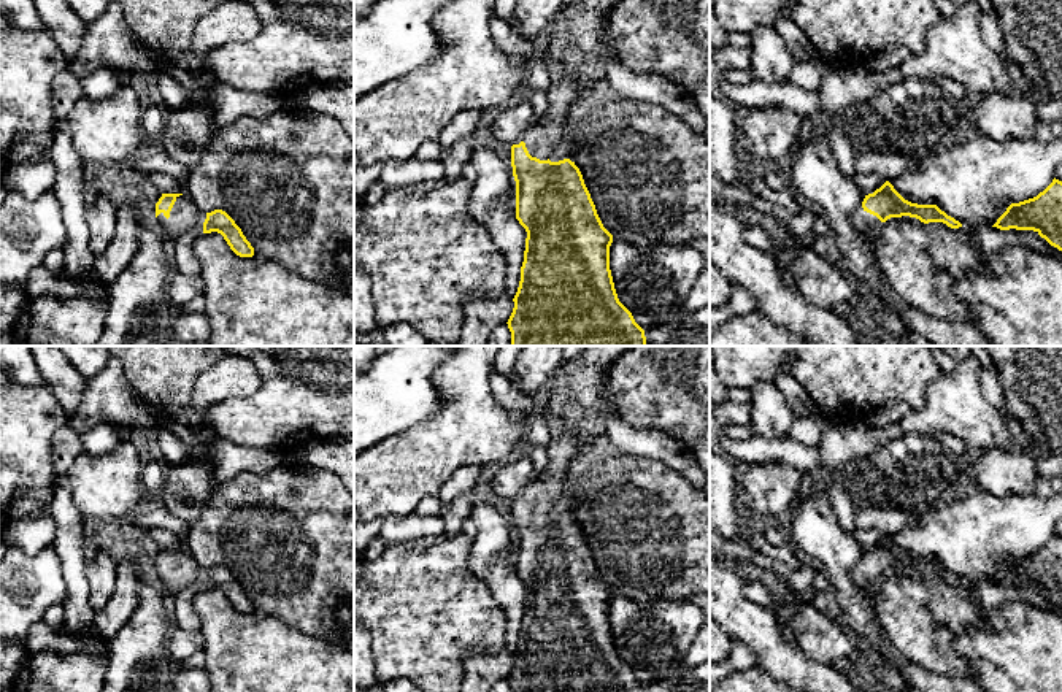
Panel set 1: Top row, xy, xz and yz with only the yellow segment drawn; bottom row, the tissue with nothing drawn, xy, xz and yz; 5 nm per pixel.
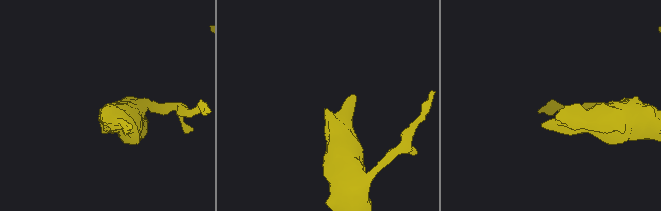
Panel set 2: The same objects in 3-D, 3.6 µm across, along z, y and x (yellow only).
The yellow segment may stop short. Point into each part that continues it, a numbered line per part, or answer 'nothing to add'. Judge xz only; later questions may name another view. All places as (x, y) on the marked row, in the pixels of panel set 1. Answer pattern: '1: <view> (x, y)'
1: xz (575, 38)

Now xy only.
1: xy (184, 216)

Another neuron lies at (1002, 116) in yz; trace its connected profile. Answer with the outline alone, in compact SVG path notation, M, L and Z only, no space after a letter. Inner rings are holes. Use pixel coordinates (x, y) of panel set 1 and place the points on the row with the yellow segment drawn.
M987 94L967 103L965 121L995 140L1033 140L1040 117L1033 95Z

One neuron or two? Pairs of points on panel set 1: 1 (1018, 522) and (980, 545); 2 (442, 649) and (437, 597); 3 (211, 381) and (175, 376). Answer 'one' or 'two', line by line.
1: one
2: one
3: two

